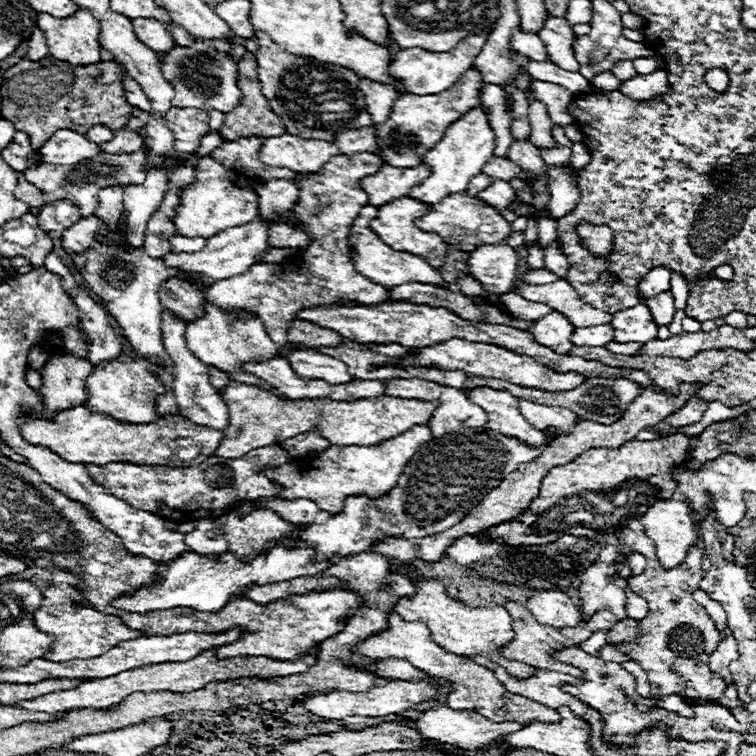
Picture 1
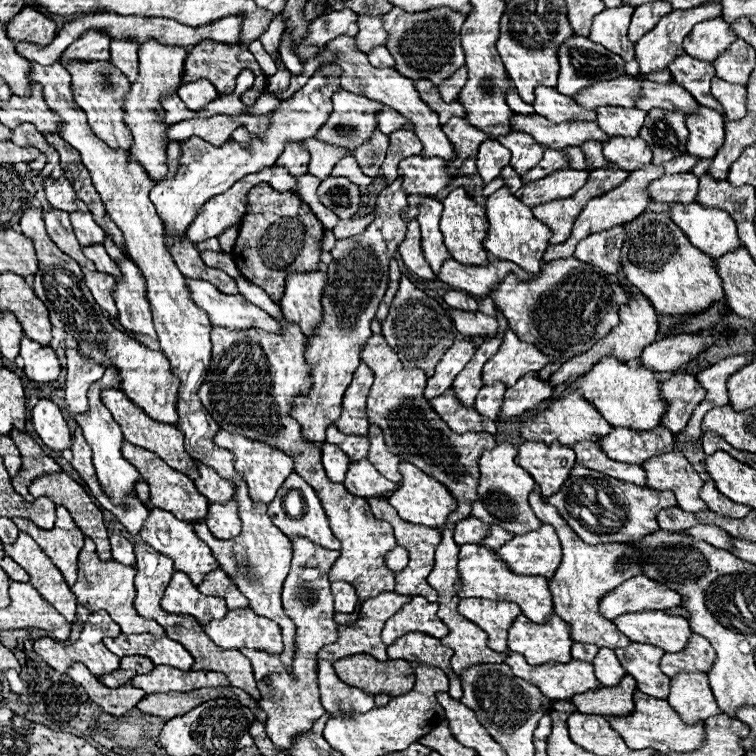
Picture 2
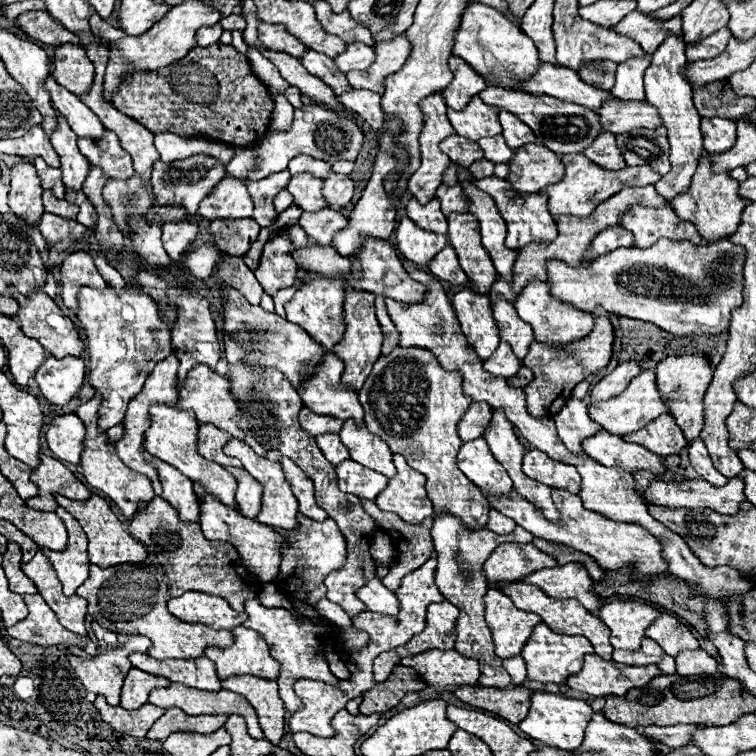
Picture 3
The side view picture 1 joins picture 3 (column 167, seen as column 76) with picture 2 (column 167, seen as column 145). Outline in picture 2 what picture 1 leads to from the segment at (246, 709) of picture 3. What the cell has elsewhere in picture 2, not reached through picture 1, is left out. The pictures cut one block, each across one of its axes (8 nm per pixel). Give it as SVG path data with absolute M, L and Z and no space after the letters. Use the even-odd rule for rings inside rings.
M156 666L150 674L132 678L132 686L142 688L150 694L158 690L198 690L198 686L230 686L230 682L220 672L182 672L172 666Z

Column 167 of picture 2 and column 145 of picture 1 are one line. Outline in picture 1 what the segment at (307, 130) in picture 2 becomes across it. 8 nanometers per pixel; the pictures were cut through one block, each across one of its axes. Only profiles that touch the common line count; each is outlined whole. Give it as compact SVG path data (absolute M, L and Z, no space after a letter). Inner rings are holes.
M150 170L142 186L126 186L124 206L128 218L128 242L130 246L142 246L146 222L158 210L168 188L168 174L160 170Z

